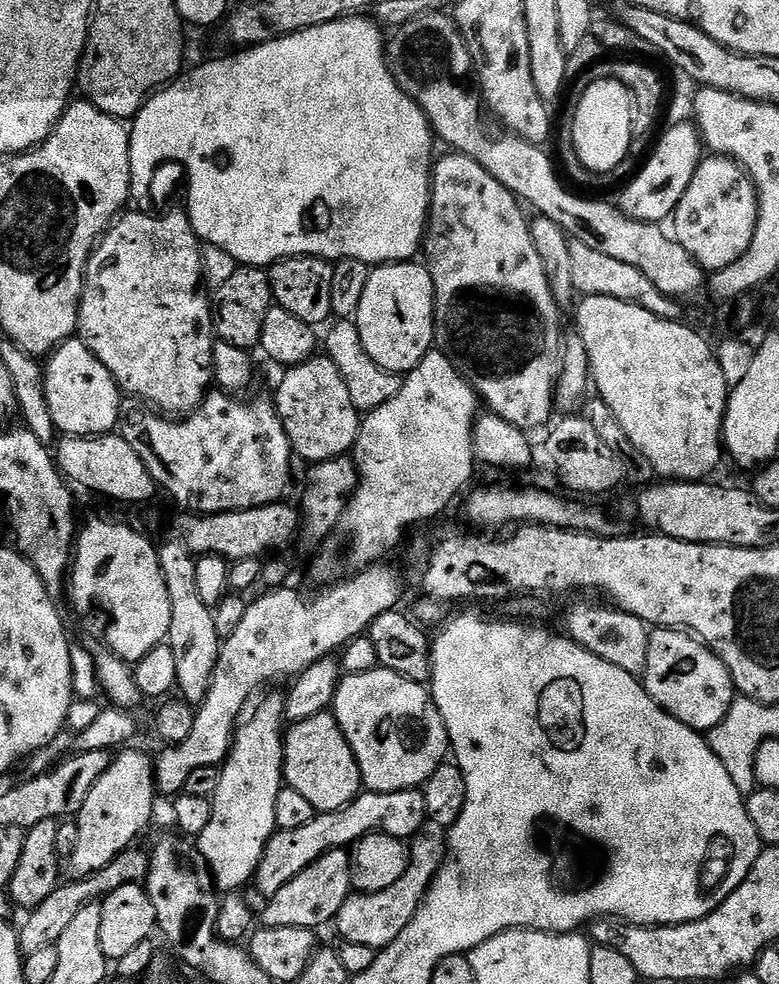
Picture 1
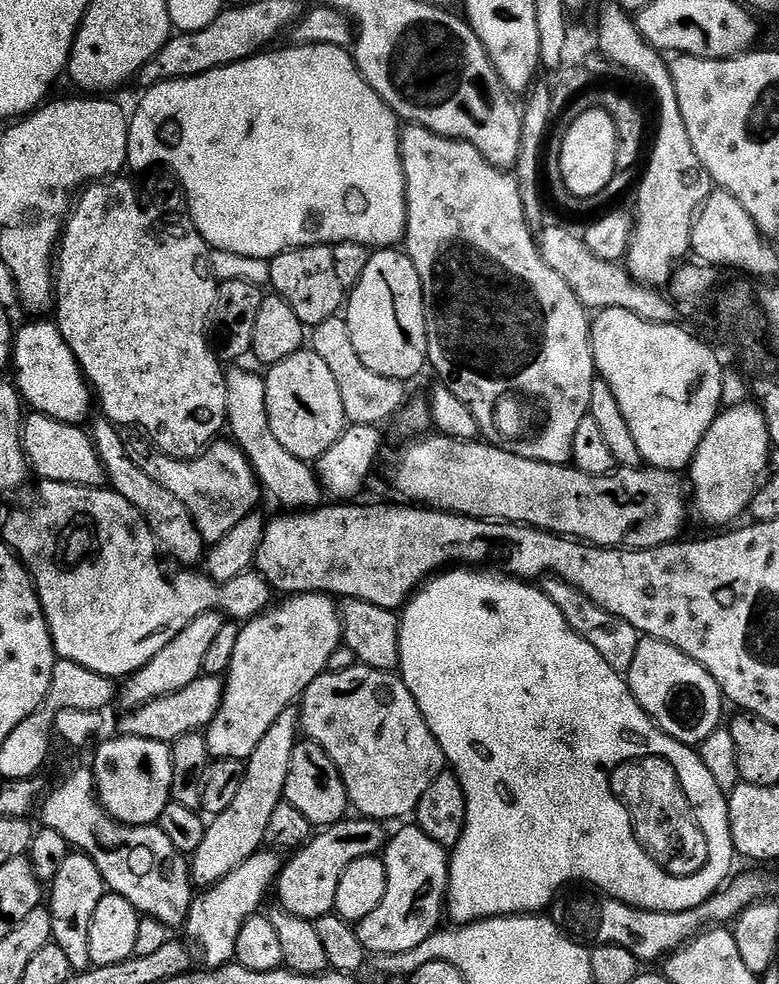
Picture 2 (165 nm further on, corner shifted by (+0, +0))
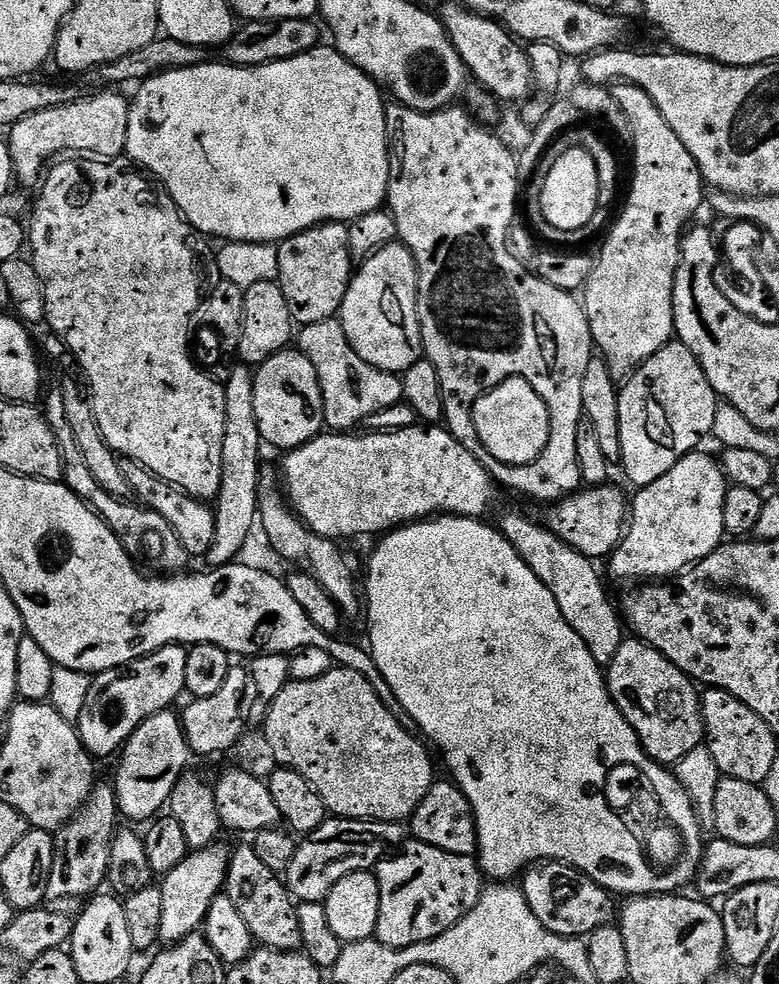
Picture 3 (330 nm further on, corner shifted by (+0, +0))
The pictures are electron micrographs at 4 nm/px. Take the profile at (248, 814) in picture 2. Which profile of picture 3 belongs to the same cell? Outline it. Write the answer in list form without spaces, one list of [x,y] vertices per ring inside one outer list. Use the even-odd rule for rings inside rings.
[[[220,846],[192,850],[180,865],[162,876],[158,884],[162,890],[162,926],[159,938],[161,945],[174,945],[201,931],[210,910],[210,902],[214,902],[214,898],[225,891],[229,859],[229,853],[224,853]]]

